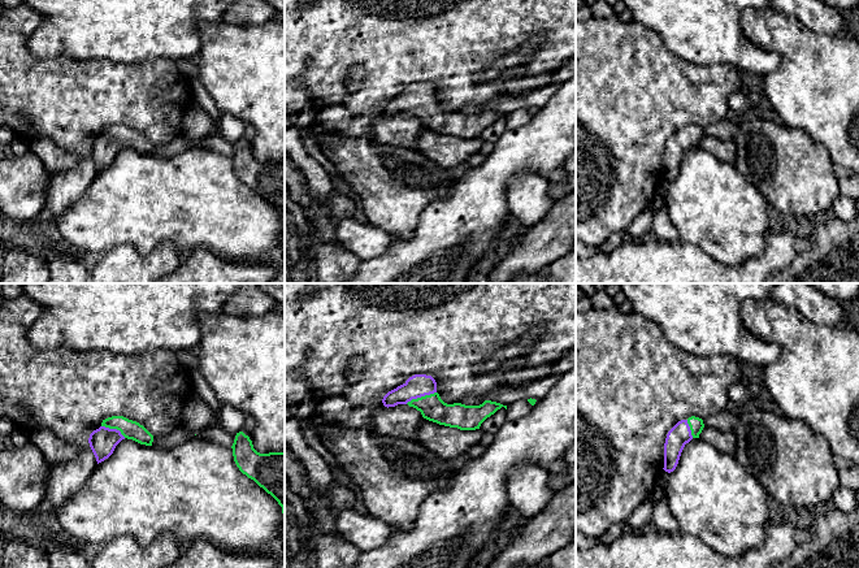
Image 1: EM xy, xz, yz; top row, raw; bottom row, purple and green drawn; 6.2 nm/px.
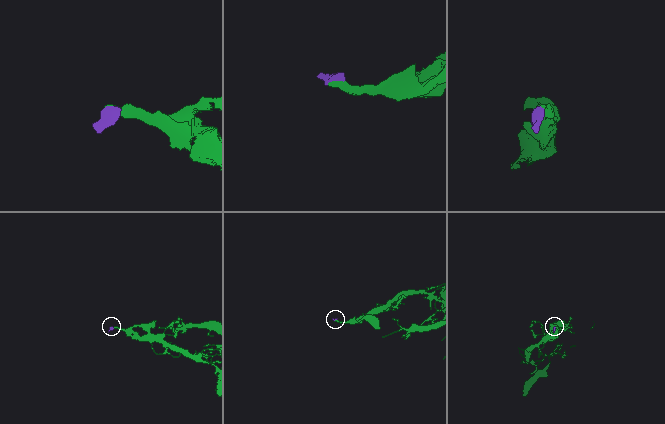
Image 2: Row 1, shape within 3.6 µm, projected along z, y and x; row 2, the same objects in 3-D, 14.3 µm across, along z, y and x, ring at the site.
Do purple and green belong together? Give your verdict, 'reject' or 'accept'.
accept

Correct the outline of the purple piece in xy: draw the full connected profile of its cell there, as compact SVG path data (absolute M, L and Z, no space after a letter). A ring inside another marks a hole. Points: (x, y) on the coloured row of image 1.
M123 416L103 420L101 426L90 434L88 443L97 464L108 459L122 439L133 439L152 446L153 435L139 422Z

